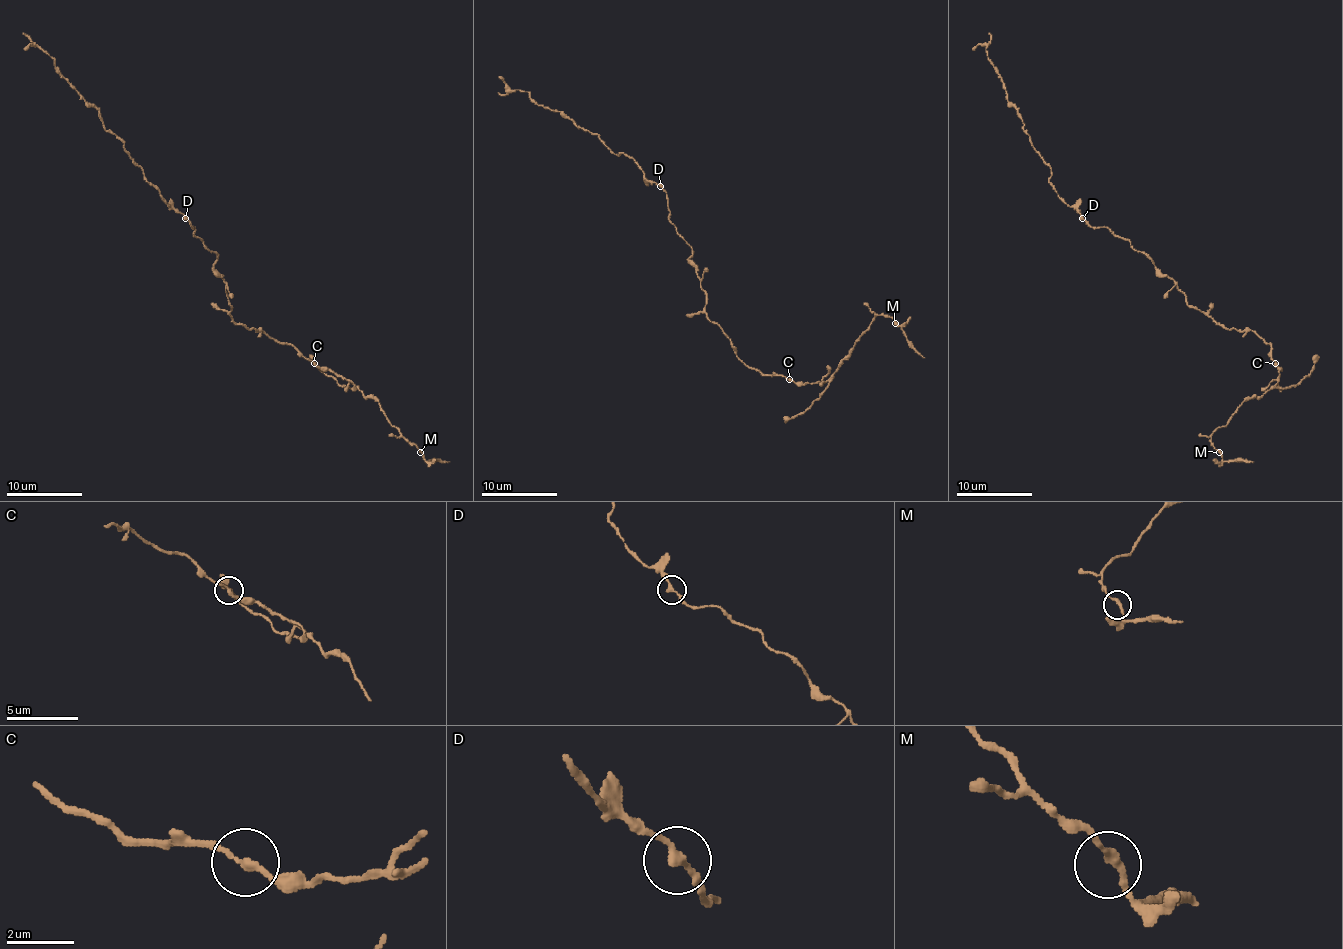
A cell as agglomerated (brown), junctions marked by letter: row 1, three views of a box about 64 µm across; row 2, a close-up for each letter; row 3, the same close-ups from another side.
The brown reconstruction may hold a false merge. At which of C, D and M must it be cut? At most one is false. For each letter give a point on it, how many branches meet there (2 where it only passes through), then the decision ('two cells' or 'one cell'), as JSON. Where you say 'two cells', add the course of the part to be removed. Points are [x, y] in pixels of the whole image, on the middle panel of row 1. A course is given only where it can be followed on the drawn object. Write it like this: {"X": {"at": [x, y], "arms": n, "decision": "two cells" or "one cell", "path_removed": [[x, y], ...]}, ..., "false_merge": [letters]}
{"C": {"at": [789, 379], "arms": 2, "decision": "one cell"}, "D": {"at": [660, 186], "arms": 2, "decision": "one cell"}, "M": {"at": [895, 323], "arms": 2, "decision": "one cell"}, "false_merge": []}

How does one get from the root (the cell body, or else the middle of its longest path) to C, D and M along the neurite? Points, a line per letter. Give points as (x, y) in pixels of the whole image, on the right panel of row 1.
C: (1172, 278), (1187, 303), (1204, 311), (1217, 324), (1253, 331), (1268, 343), (1270, 356), (1276, 364)
D: (1172, 278), (1128, 241), (1117, 237), (1107, 227), (1092, 227), (1083, 218)
M: (1172, 278), (1187, 303), (1217, 324), (1268, 343), (1279, 369), (1266, 392), (1245, 400), (1211, 435), (1219, 452)

